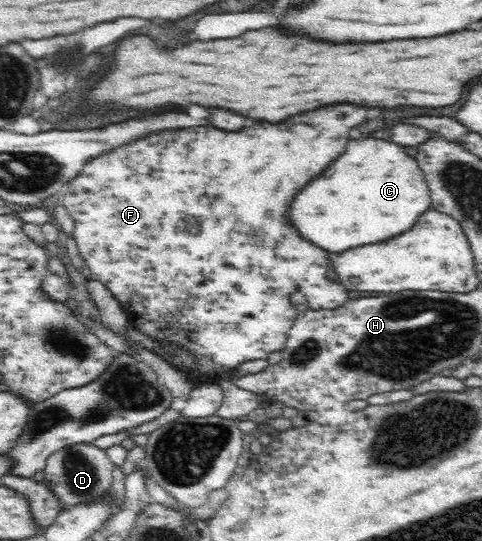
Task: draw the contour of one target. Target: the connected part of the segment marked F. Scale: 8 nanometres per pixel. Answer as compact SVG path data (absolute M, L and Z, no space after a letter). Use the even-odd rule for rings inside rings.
M339 104L333 108L309 112L303 116L287 118L283 122L256 121L254 125L245 125L237 131L217 130L211 126L187 128L179 132L153 132L144 134L141 138L131 139L126 143L111 147L109 152L86 160L80 166L73 178L67 181L71 188L69 194L63 196L63 204L67 212L75 220L75 242L78 251L84 258L91 278L102 282L126 310L128 322L138 328L143 334L148 334L154 340L172 342L179 349L187 351L195 359L195 368L189 370L192 381L207 381L229 374L234 377L234 371L244 363L255 360L266 360L269 354L285 349L285 338L288 337L289 326L297 318L297 308L291 303L291 294L300 292L305 296L309 308L321 310L322 307L337 307L349 298L349 291L339 281L333 281L326 272L325 249L307 242L305 237L297 232L295 226L289 224L289 206L295 194L305 188L313 176L319 176L327 170L333 160L341 155L341 146L349 142L349 130L359 126L367 116L365 108Z

